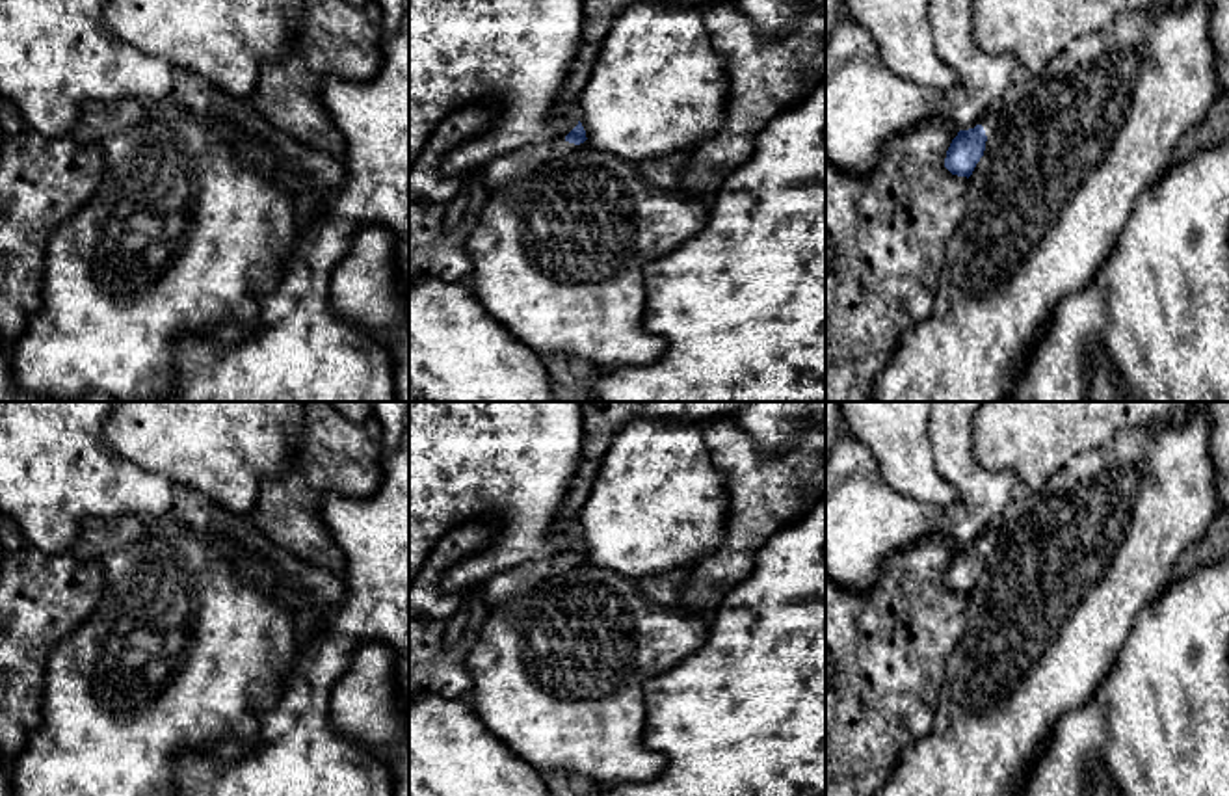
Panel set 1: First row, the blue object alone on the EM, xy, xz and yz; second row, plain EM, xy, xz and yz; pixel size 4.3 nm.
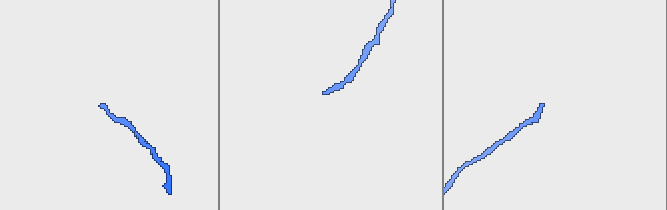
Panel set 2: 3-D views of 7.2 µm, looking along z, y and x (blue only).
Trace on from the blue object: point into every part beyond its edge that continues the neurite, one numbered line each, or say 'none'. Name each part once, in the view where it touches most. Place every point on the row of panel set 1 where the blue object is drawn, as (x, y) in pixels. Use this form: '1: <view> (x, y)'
1: yz (988, 121)

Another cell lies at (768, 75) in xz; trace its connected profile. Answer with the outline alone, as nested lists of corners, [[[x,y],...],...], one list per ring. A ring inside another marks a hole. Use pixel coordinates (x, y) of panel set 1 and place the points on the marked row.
[[[712,0],[701,7],[714,48],[725,61],[729,95],[723,125],[692,147],[677,193],[708,203],[721,182],[755,154],[757,136],[777,115],[788,112],[826,82],[826,4],[811,9],[783,35],[760,33],[733,0]]]

